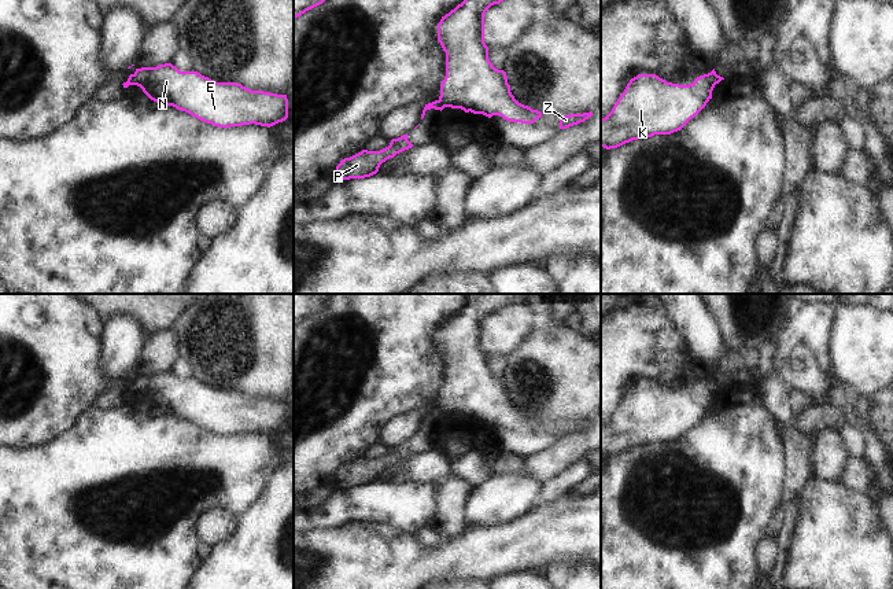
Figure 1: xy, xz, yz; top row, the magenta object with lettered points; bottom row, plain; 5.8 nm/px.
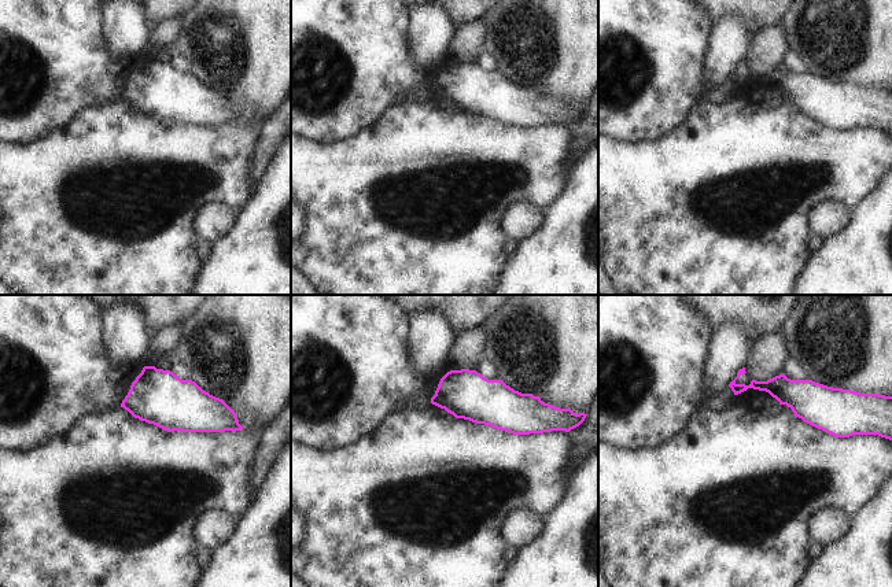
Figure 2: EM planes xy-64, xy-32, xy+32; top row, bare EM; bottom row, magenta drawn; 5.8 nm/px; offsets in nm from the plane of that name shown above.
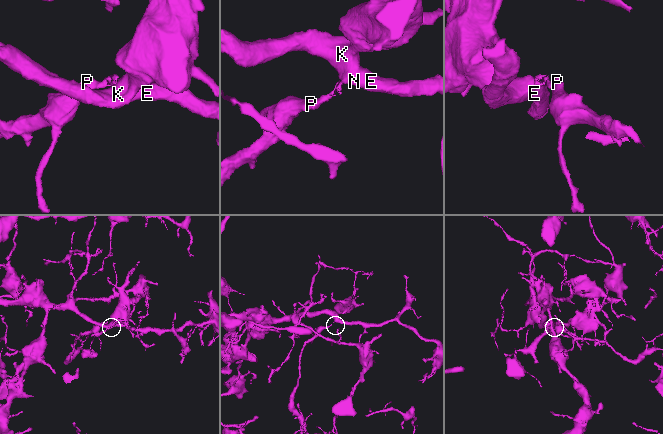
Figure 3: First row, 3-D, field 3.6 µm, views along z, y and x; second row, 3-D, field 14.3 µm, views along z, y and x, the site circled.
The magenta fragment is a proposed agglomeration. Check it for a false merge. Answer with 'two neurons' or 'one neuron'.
two neurons

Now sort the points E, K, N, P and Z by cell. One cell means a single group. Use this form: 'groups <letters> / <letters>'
groups E K N Z / P

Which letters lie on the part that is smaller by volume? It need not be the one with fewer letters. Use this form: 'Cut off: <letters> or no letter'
Cut off: P.

